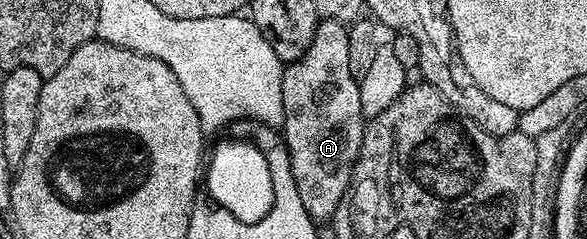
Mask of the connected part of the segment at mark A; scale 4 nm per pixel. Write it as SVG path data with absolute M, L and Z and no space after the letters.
M321 19L316 25L316 33L306 54L302 54L302 58L291 61L285 67L282 78L282 106L284 147L288 150L290 170L294 174L294 186L298 186L298 198L302 198L302 206L306 206L313 220L331 221L345 203L354 183L354 169L362 155L366 135L366 127L364 128L366 117L362 115L358 77L350 70L348 28L339 20Z

